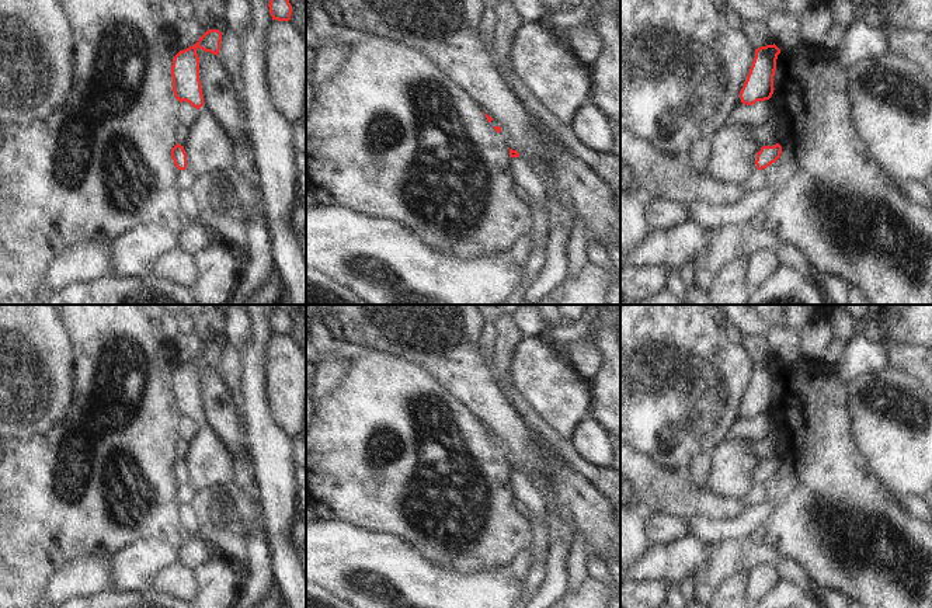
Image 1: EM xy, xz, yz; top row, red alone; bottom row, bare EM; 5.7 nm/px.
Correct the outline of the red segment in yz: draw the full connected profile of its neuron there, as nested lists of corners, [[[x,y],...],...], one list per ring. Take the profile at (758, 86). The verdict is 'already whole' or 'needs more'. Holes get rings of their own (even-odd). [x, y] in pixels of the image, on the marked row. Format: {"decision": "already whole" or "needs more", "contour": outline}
{"decision": "already whole", "contour": [[[775,44],[755,49],[752,66],[740,91],[743,104],[752,105],[757,101],[765,101],[772,97],[775,90],[773,76],[779,53],[780,49]]]}

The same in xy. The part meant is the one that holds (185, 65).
{"decision": "already whole", "contour": [[[209,29],[195,45],[180,51],[174,56],[171,66],[173,91],[180,103],[187,101],[197,110],[204,105],[197,49],[199,48],[218,56],[220,41],[222,32],[219,29]]]}

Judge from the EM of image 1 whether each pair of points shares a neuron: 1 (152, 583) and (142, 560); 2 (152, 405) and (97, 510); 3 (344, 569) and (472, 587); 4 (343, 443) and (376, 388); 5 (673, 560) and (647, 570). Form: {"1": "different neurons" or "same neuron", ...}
{"1": "different neurons", "2": "same neuron", "3": "same neuron", "4": "same neuron", "5": "same neuron"}

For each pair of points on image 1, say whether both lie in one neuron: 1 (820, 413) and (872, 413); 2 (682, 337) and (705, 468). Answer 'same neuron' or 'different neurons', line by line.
1: different neurons
2: different neurons

